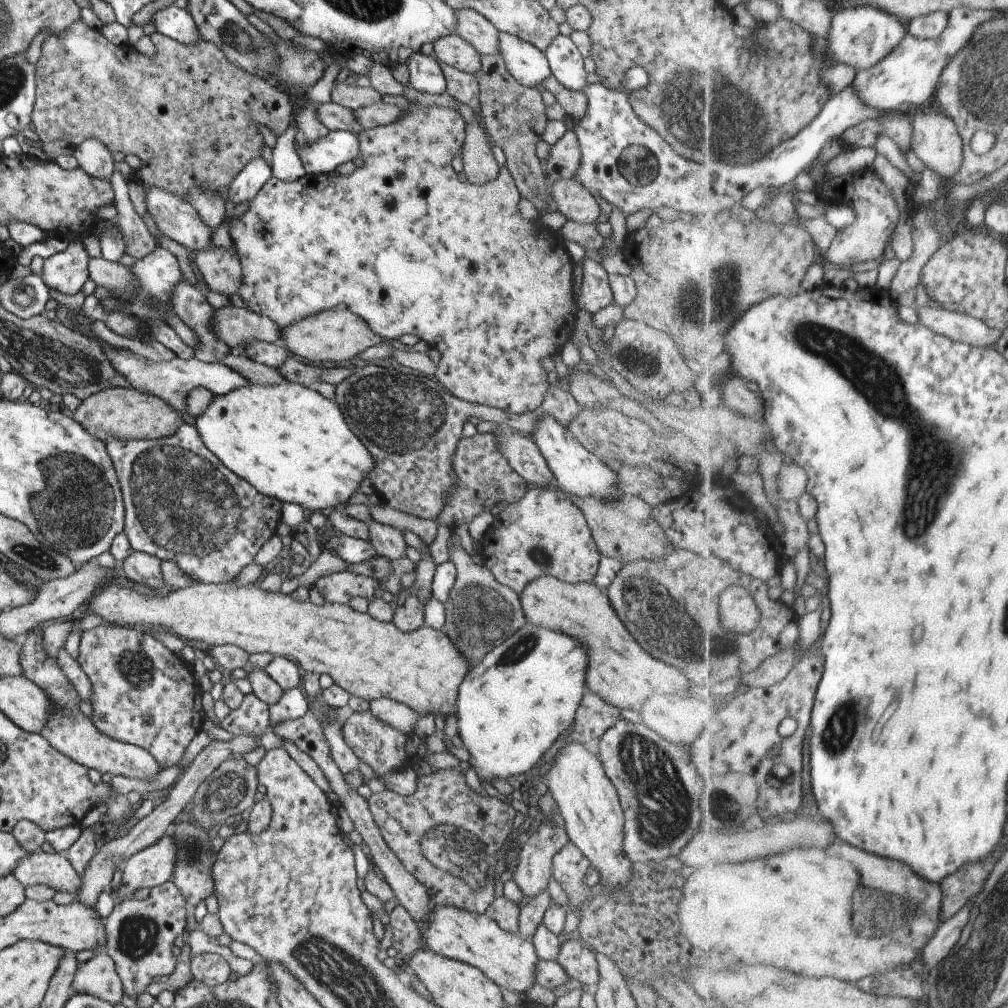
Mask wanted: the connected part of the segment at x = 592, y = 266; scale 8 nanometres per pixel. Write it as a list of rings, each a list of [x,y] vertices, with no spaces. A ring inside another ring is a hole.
[[[585,257],[579,264],[583,275],[581,288],[576,296],[578,308],[592,314],[600,308],[614,304],[613,294],[608,284],[608,274],[601,268],[601,265]]]

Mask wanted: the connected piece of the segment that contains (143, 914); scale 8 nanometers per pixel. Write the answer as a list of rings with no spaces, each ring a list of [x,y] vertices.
[[[170,880],[149,889],[143,900],[129,898],[115,902],[110,914],[103,918],[105,946],[102,952],[113,960],[122,990],[135,1004],[137,996],[149,990],[153,978],[166,979],[173,972],[184,926],[185,900]]]

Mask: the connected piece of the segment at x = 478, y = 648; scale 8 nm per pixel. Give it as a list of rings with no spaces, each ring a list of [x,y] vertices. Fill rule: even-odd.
[[[447,539],[448,560],[456,570],[455,584],[444,602],[444,623],[440,628],[447,638],[462,652],[463,658],[477,664],[480,658],[516,630],[527,623],[524,617],[518,594],[499,584],[490,570],[483,565],[475,564],[473,559],[459,544]]]

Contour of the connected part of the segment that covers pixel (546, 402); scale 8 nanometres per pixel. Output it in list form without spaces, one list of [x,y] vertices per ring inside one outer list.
[[[551,385],[547,394],[543,396],[540,409],[547,416],[551,416],[553,420],[559,422],[563,428],[567,428],[568,423],[579,413],[580,406],[569,391],[553,387]]]

